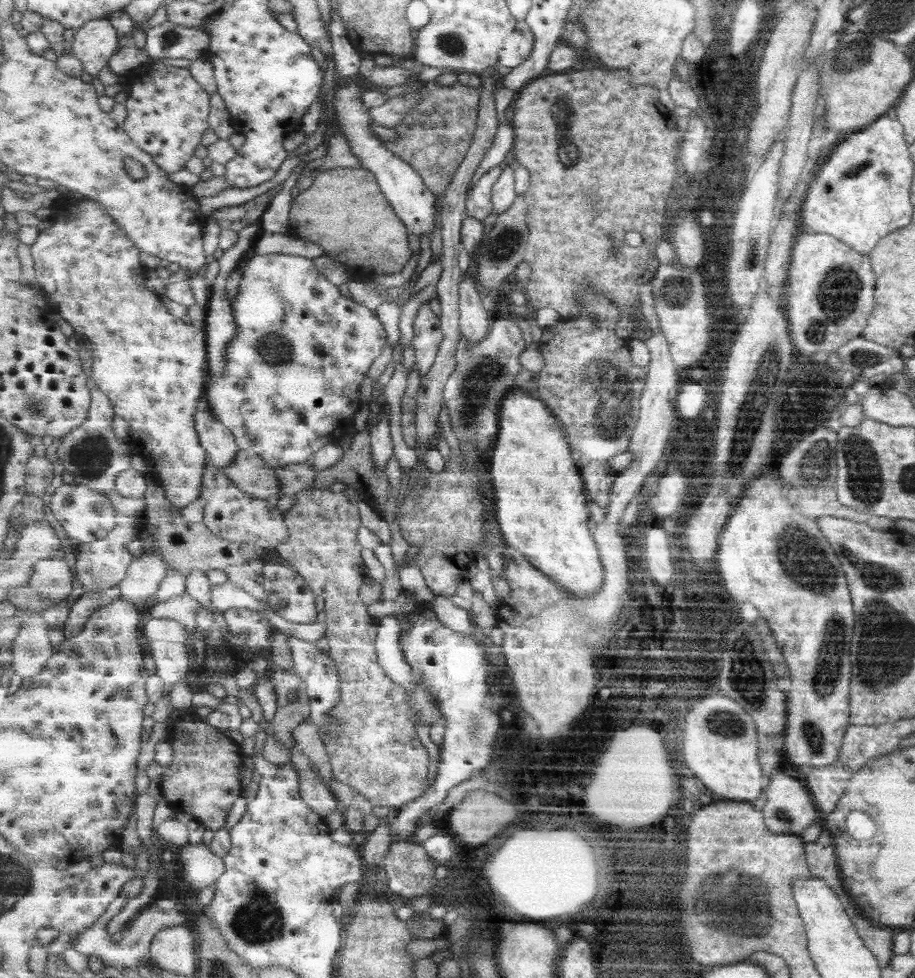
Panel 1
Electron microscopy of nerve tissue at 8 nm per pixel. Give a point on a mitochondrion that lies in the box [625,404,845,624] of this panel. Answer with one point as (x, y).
(803, 559)

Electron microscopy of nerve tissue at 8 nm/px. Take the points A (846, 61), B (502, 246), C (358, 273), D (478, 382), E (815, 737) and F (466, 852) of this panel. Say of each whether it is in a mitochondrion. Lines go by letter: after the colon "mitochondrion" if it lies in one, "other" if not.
A: mitochondrion
B: mitochondrion
C: other
D: mitochondrion
E: mitochondrion
F: other

